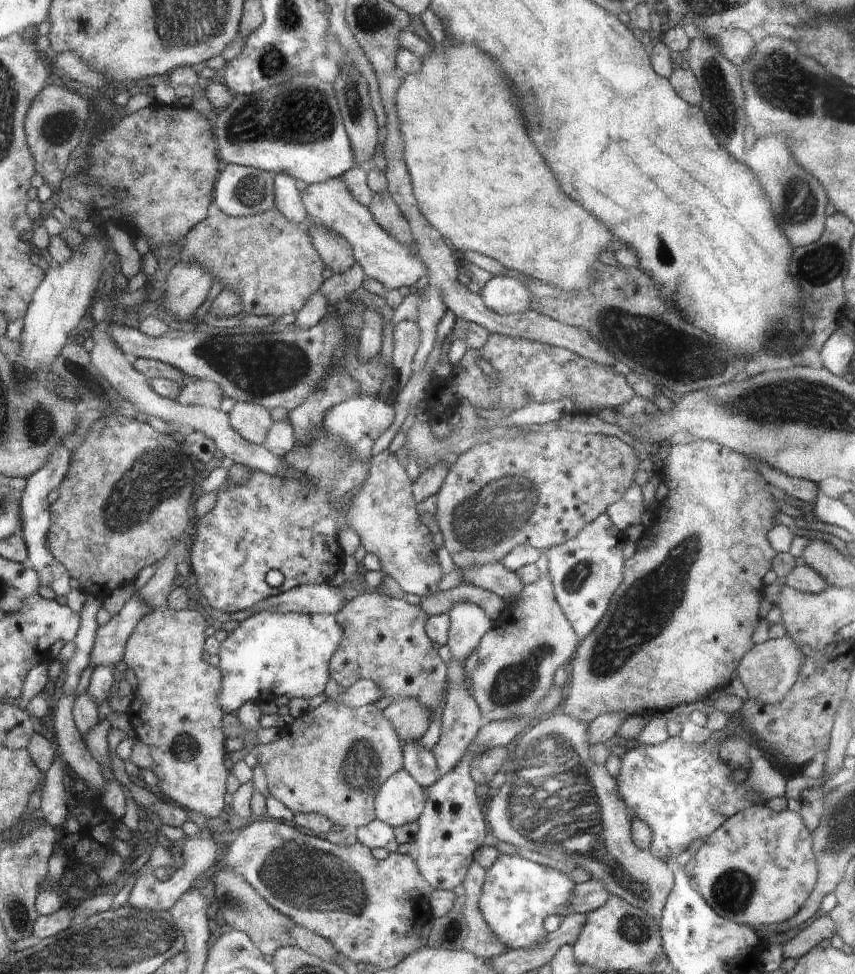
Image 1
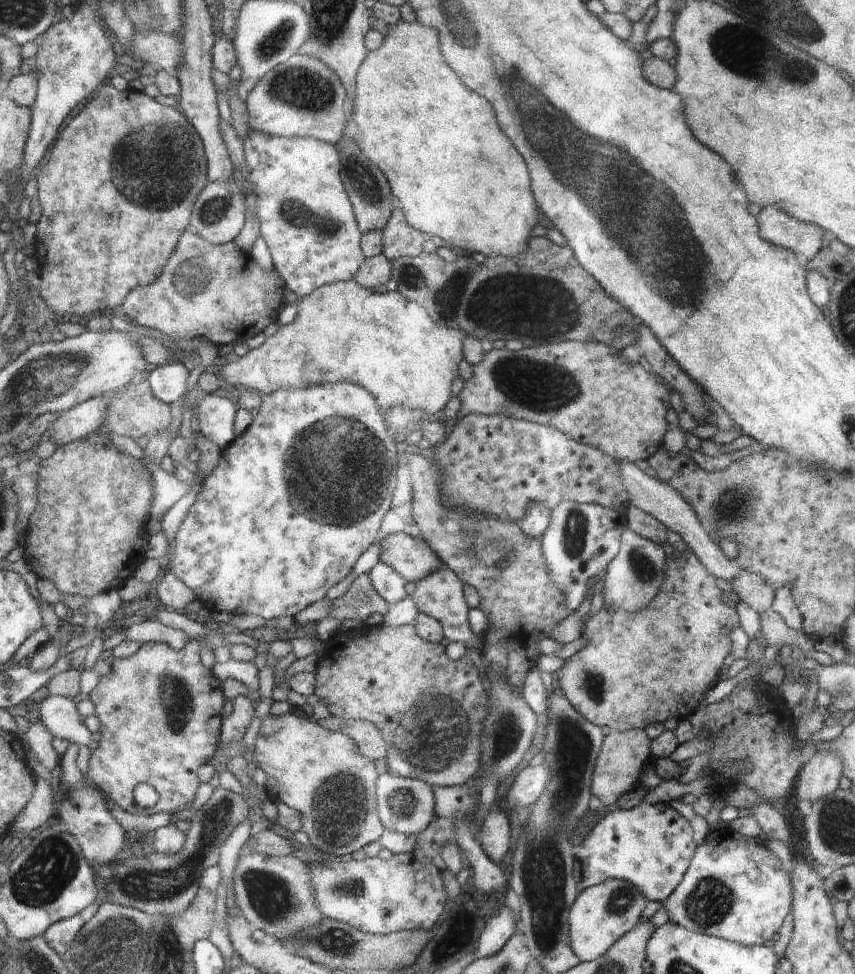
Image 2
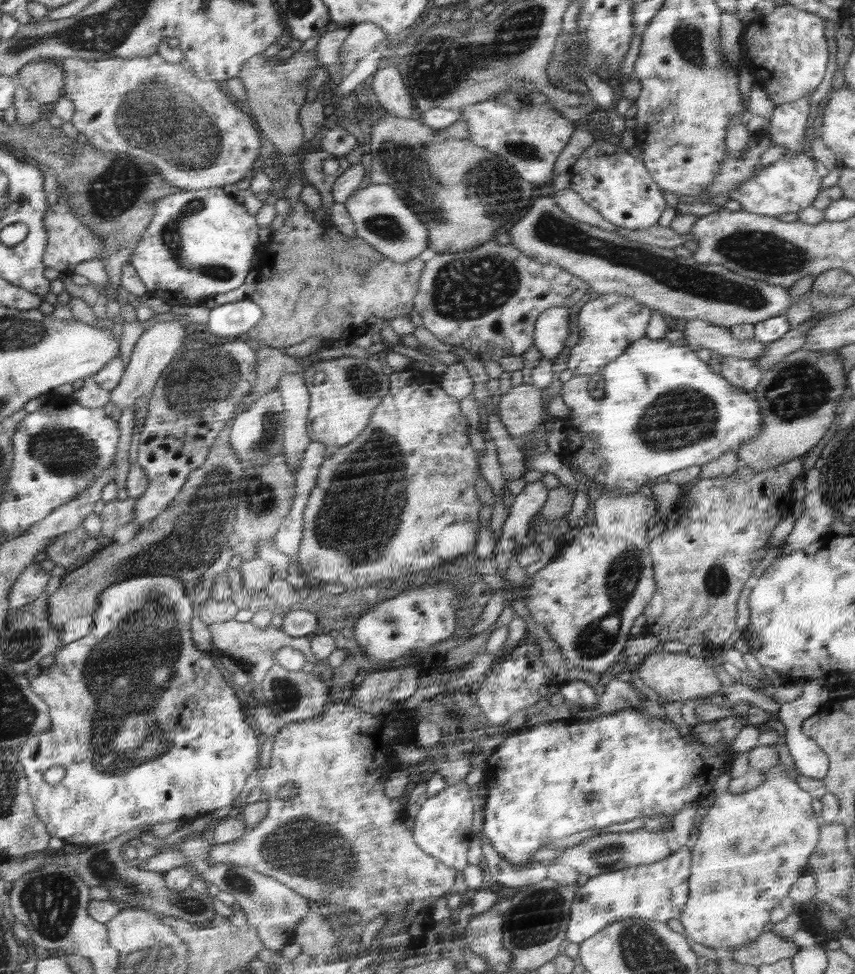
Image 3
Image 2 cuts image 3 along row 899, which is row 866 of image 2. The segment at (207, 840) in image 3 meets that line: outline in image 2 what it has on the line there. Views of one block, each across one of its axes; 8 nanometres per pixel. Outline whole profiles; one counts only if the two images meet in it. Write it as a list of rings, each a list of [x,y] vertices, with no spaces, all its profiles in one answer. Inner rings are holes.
[[[240,855],[234,873],[235,900],[248,923],[290,948],[302,928],[314,926],[324,918],[312,898],[312,878],[308,872],[309,866],[292,855]]]

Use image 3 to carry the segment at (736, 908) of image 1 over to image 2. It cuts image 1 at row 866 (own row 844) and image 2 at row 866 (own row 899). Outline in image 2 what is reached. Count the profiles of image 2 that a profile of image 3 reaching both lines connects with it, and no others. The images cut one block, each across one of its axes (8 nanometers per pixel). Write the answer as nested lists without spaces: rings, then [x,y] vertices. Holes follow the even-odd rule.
[[[725,826],[710,831],[706,841],[696,847],[686,872],[682,874],[682,880],[676,884],[672,894],[668,895],[663,907],[668,920],[680,928],[714,934],[740,946],[752,946],[764,944],[772,934],[776,934],[776,930],[782,928],[794,900],[792,887],[790,875],[774,851],[760,844],[758,837],[743,836]]]

